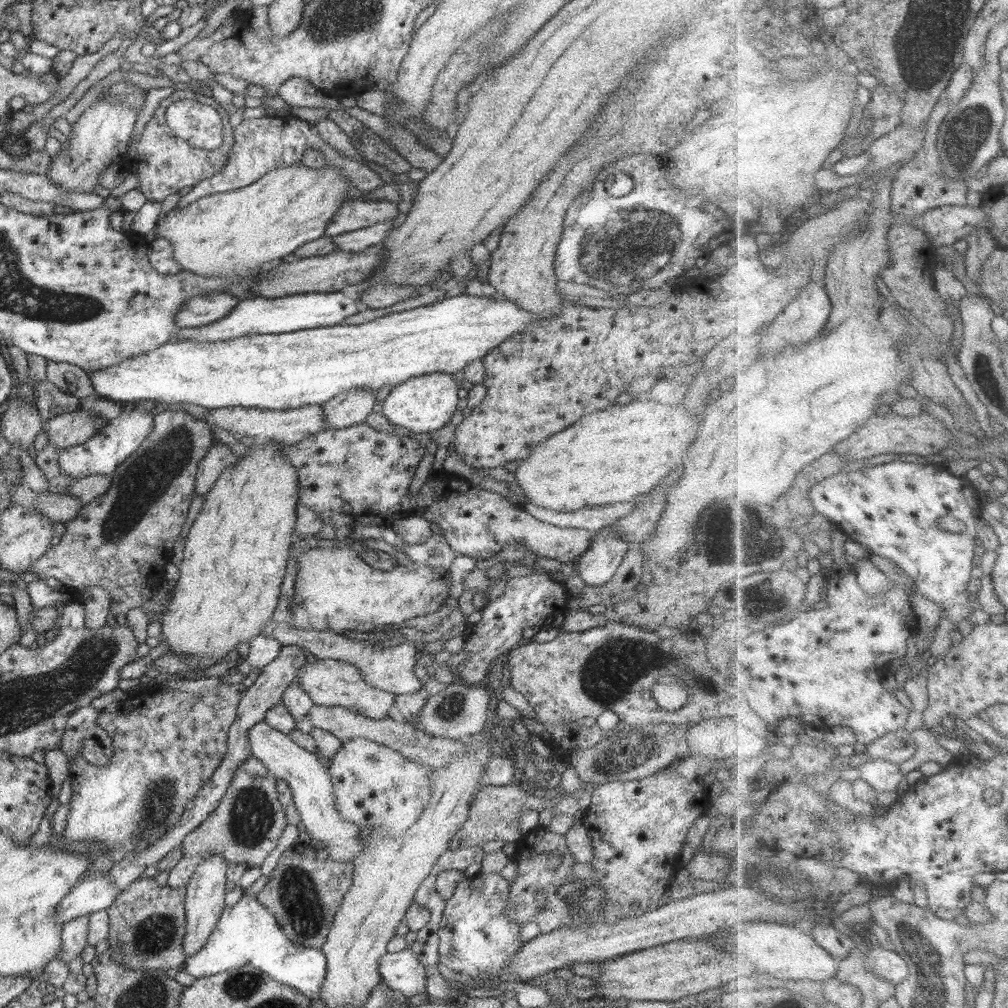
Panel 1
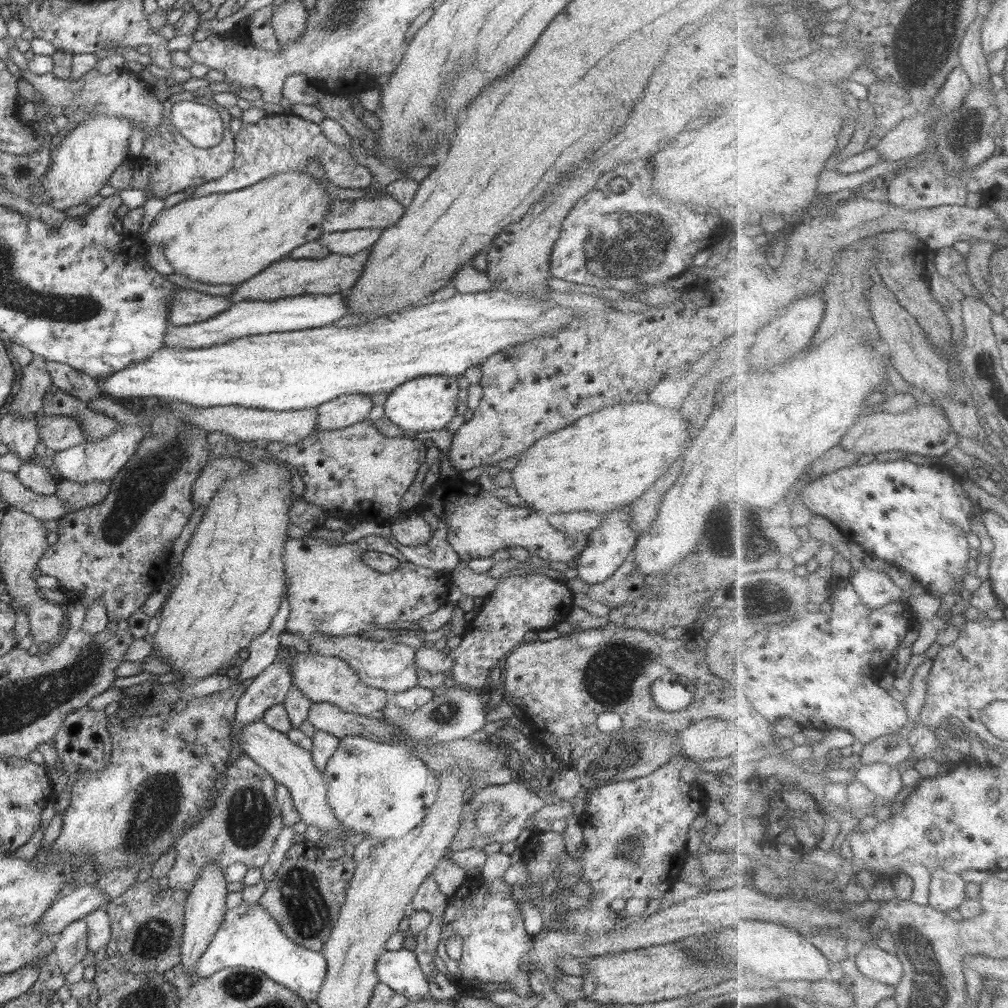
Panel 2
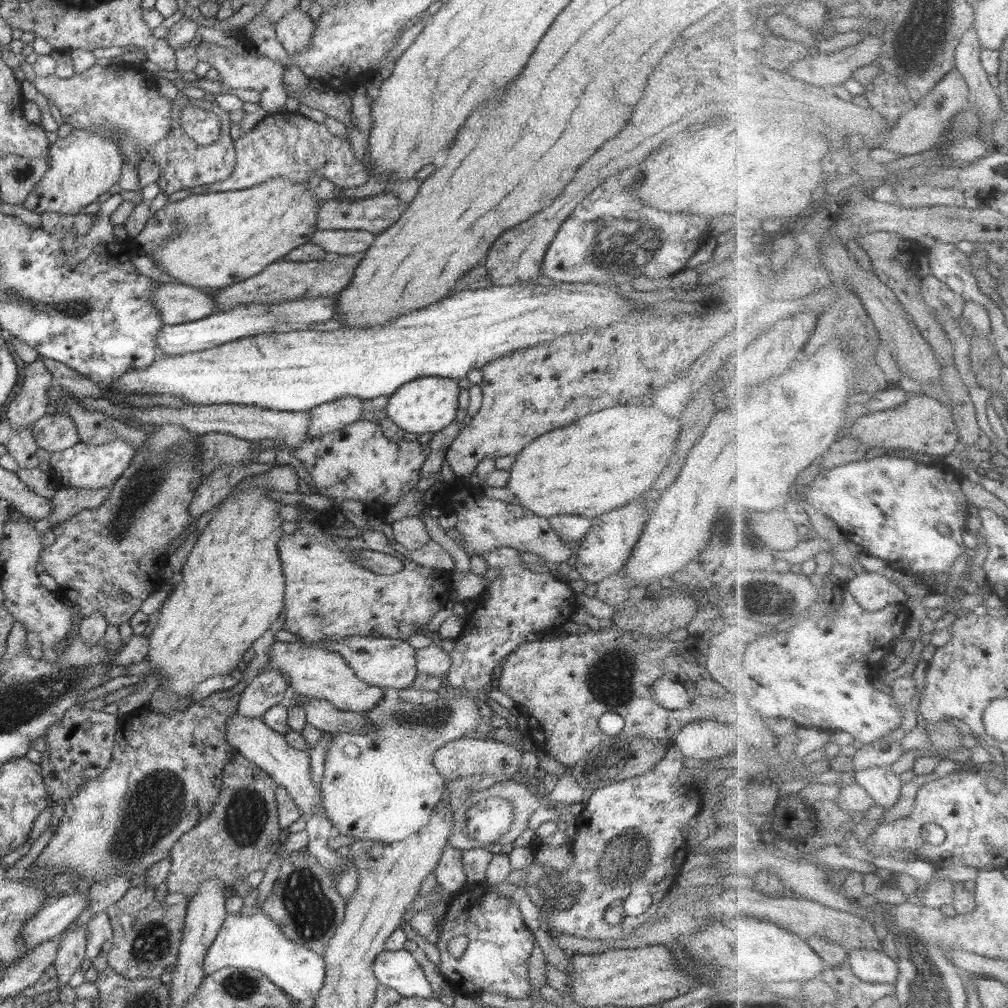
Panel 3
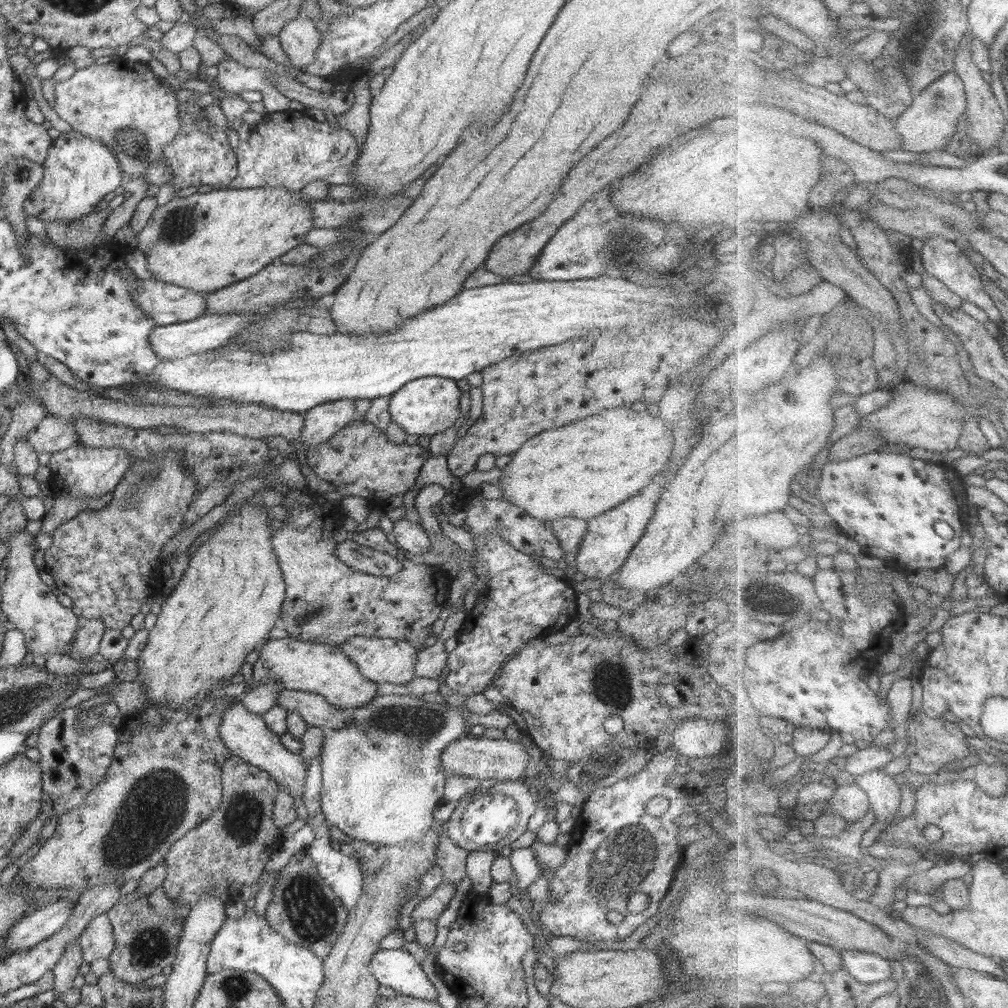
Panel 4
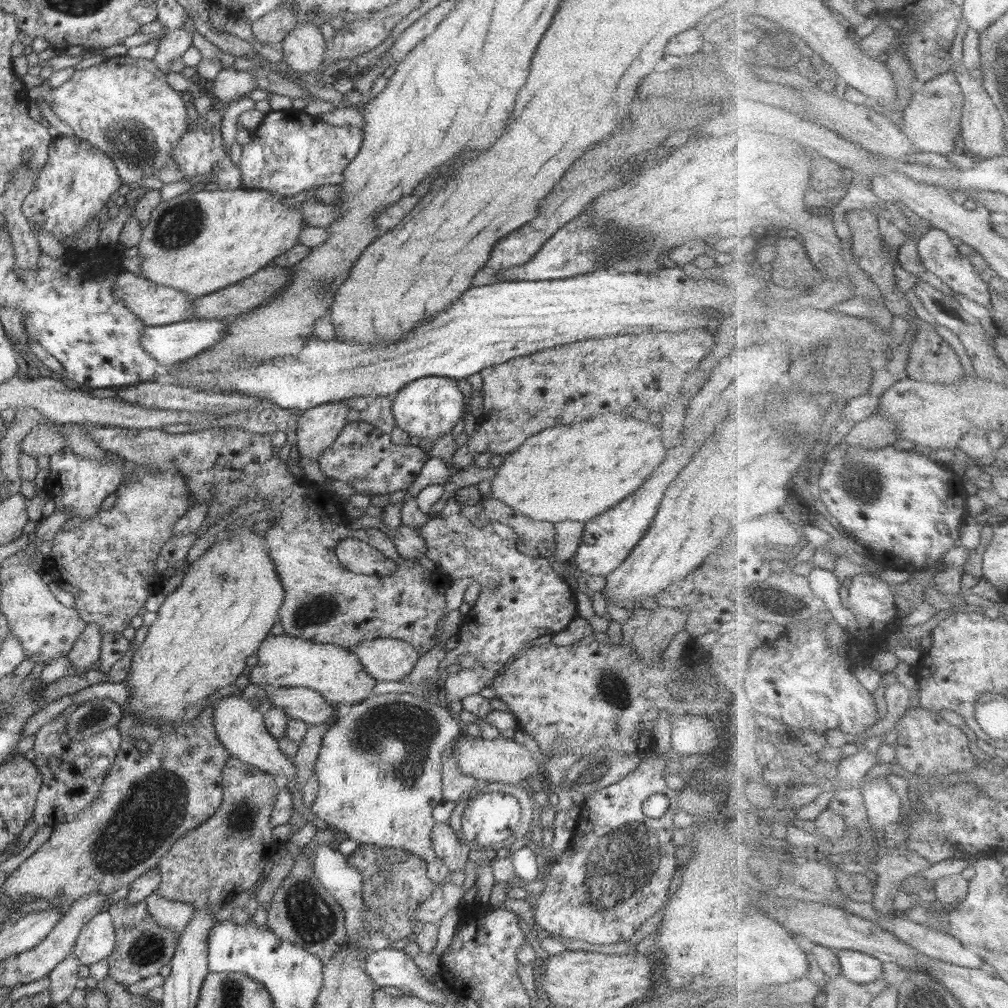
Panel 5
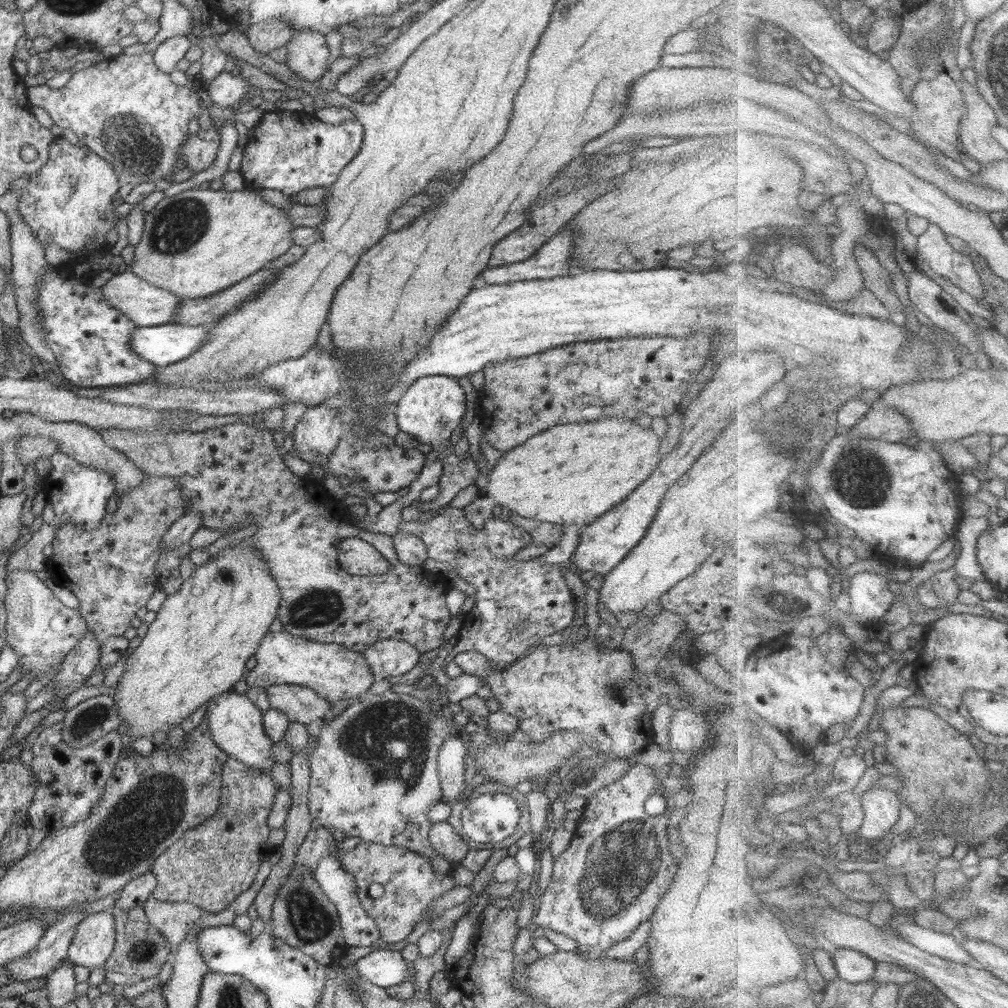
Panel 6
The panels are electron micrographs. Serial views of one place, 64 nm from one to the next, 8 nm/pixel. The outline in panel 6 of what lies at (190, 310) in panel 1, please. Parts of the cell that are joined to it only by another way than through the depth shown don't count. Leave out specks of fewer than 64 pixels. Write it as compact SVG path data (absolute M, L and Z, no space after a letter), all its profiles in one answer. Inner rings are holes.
M129 271L118 273L110 278L105 285L100 287L100 291L106 296L109 306L130 318L130 321L137 327L169 324L175 320L183 302L176 294L171 294L169 290L158 288L143 281L142 278Z

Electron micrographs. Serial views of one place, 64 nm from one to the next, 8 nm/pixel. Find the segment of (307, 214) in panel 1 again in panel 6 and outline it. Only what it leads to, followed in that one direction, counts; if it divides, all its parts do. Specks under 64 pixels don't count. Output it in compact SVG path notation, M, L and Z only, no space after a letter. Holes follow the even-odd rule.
M199 187L192 188L190 190L184 190L184 192L178 192L174 196L165 196L144 218L144 230L140 241L134 245L134 258L130 262L129 272L135 274L142 278L143 281L149 282L158 288L169 290L171 294L176 294L180 299L196 299L205 298L206 296L217 294L221 290L228 288L242 279L249 277L250 274L258 272L262 269L267 262L272 262L279 256L282 256L293 244L292 244L292 230L294 230L294 225L288 217L288 213L282 208L277 208L272 204L264 201L260 193L253 189L244 188L237 191L227 191L226 189L213 190L207 189L203 190Z

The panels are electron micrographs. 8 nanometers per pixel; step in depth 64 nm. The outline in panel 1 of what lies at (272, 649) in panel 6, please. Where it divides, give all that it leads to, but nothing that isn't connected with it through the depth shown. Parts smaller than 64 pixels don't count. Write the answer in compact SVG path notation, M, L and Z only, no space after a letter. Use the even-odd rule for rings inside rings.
M305 659L296 677L302 689L310 695L316 705L340 706L373 719L394 716L395 694L368 685L362 679L360 669L349 662L320 659L315 662L308 662Z

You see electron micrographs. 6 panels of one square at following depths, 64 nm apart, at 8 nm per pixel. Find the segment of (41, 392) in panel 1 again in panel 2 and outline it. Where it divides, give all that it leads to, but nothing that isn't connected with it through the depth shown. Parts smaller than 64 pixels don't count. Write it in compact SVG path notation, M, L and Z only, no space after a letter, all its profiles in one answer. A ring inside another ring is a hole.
M49 388L42 397L42 413L46 416L72 416L80 421L88 442L97 442L111 436L120 423L88 406L87 401L80 400L60 389Z

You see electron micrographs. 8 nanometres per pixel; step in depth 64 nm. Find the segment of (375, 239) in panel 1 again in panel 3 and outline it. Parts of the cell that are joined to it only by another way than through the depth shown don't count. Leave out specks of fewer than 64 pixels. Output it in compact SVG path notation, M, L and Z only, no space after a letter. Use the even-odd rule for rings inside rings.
M316 230L310 241L328 254L354 255L368 250L375 238L374 233L365 230Z

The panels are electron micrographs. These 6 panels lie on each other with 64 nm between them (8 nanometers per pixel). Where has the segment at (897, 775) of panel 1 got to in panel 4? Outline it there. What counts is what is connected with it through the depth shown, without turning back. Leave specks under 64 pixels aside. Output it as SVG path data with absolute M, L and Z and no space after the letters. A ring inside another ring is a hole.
M878 769L856 779L857 784L868 792L872 809L876 815L875 829L888 825L890 819L900 810L902 786L895 776Z

